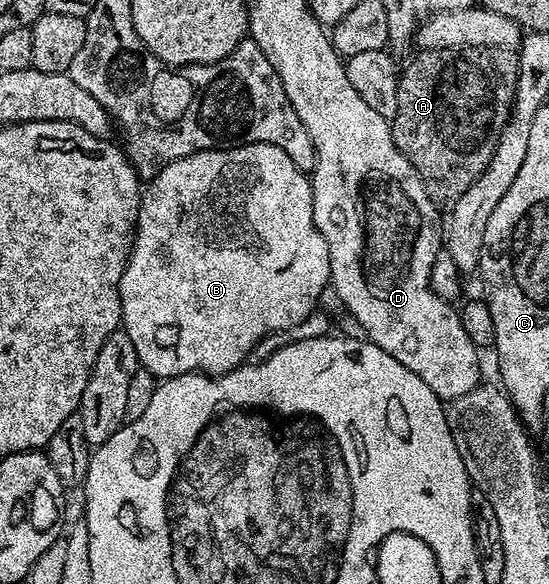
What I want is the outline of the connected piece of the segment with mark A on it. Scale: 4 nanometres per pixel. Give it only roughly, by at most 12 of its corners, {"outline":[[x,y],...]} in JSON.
{"outline":[[417,50],[394,145],[450,205],[490,165],[519,54]]}

